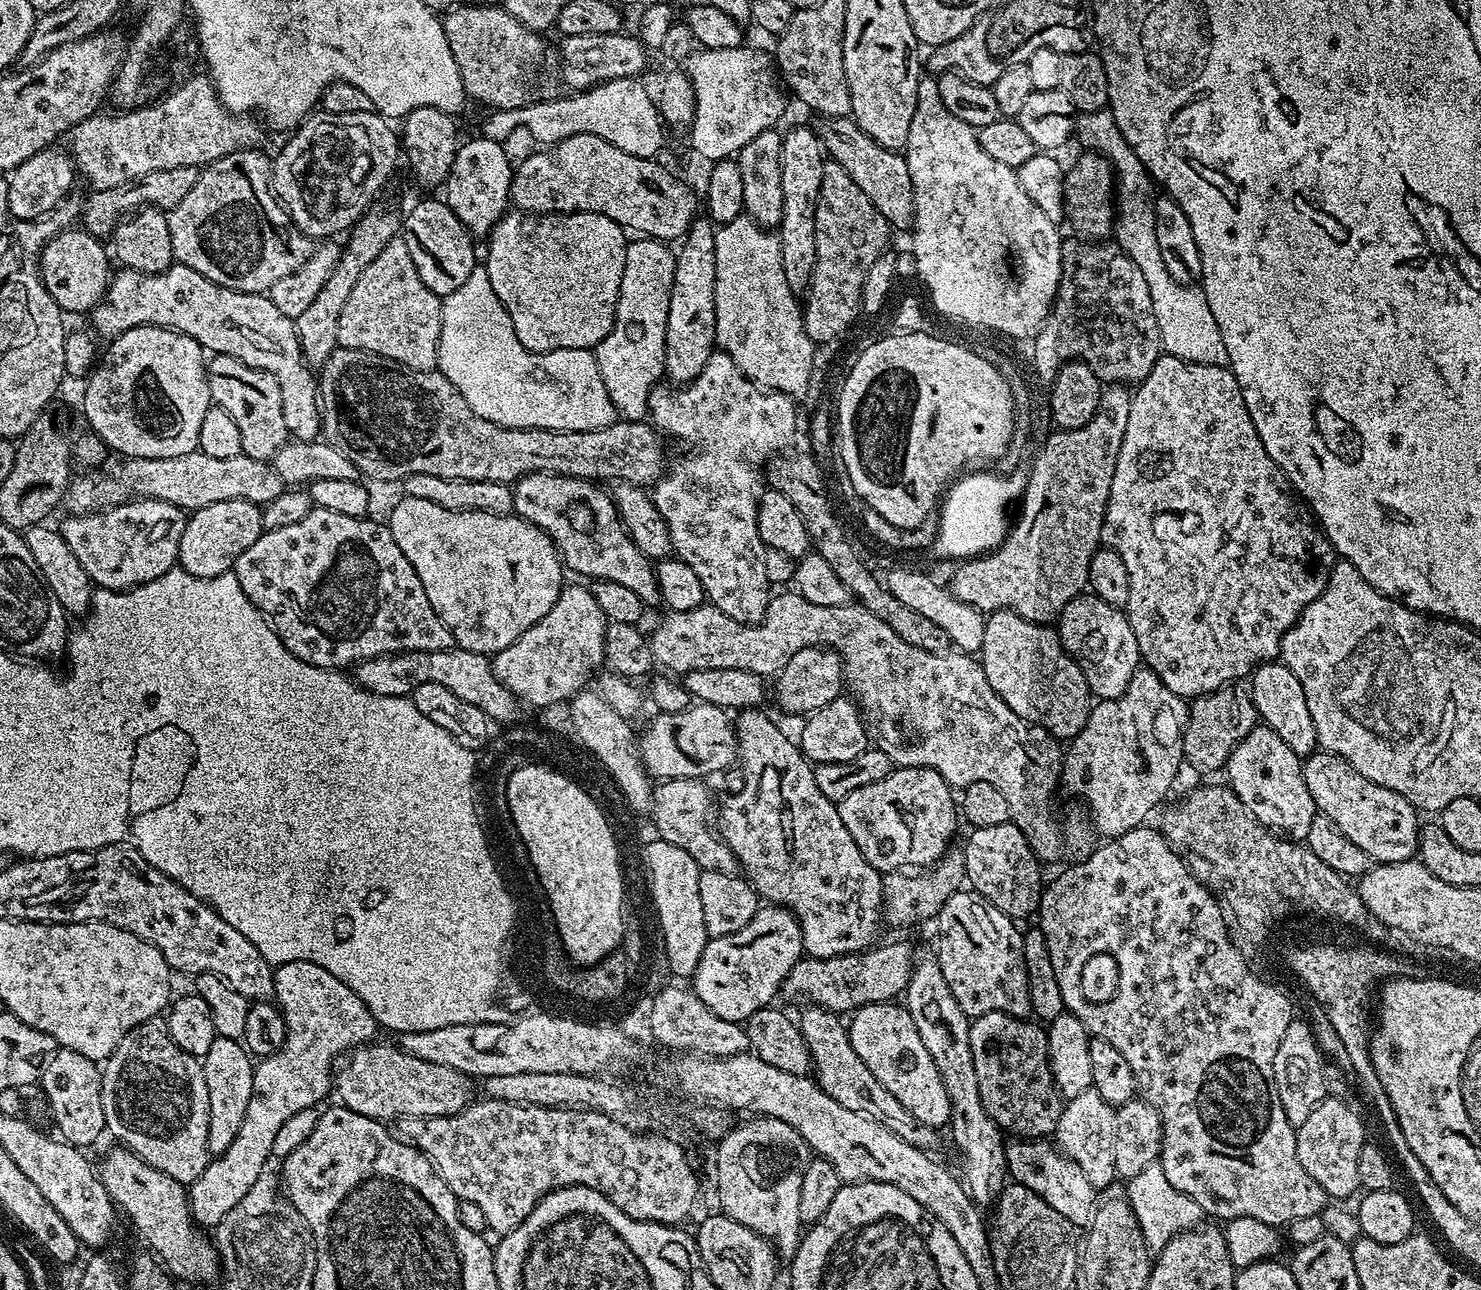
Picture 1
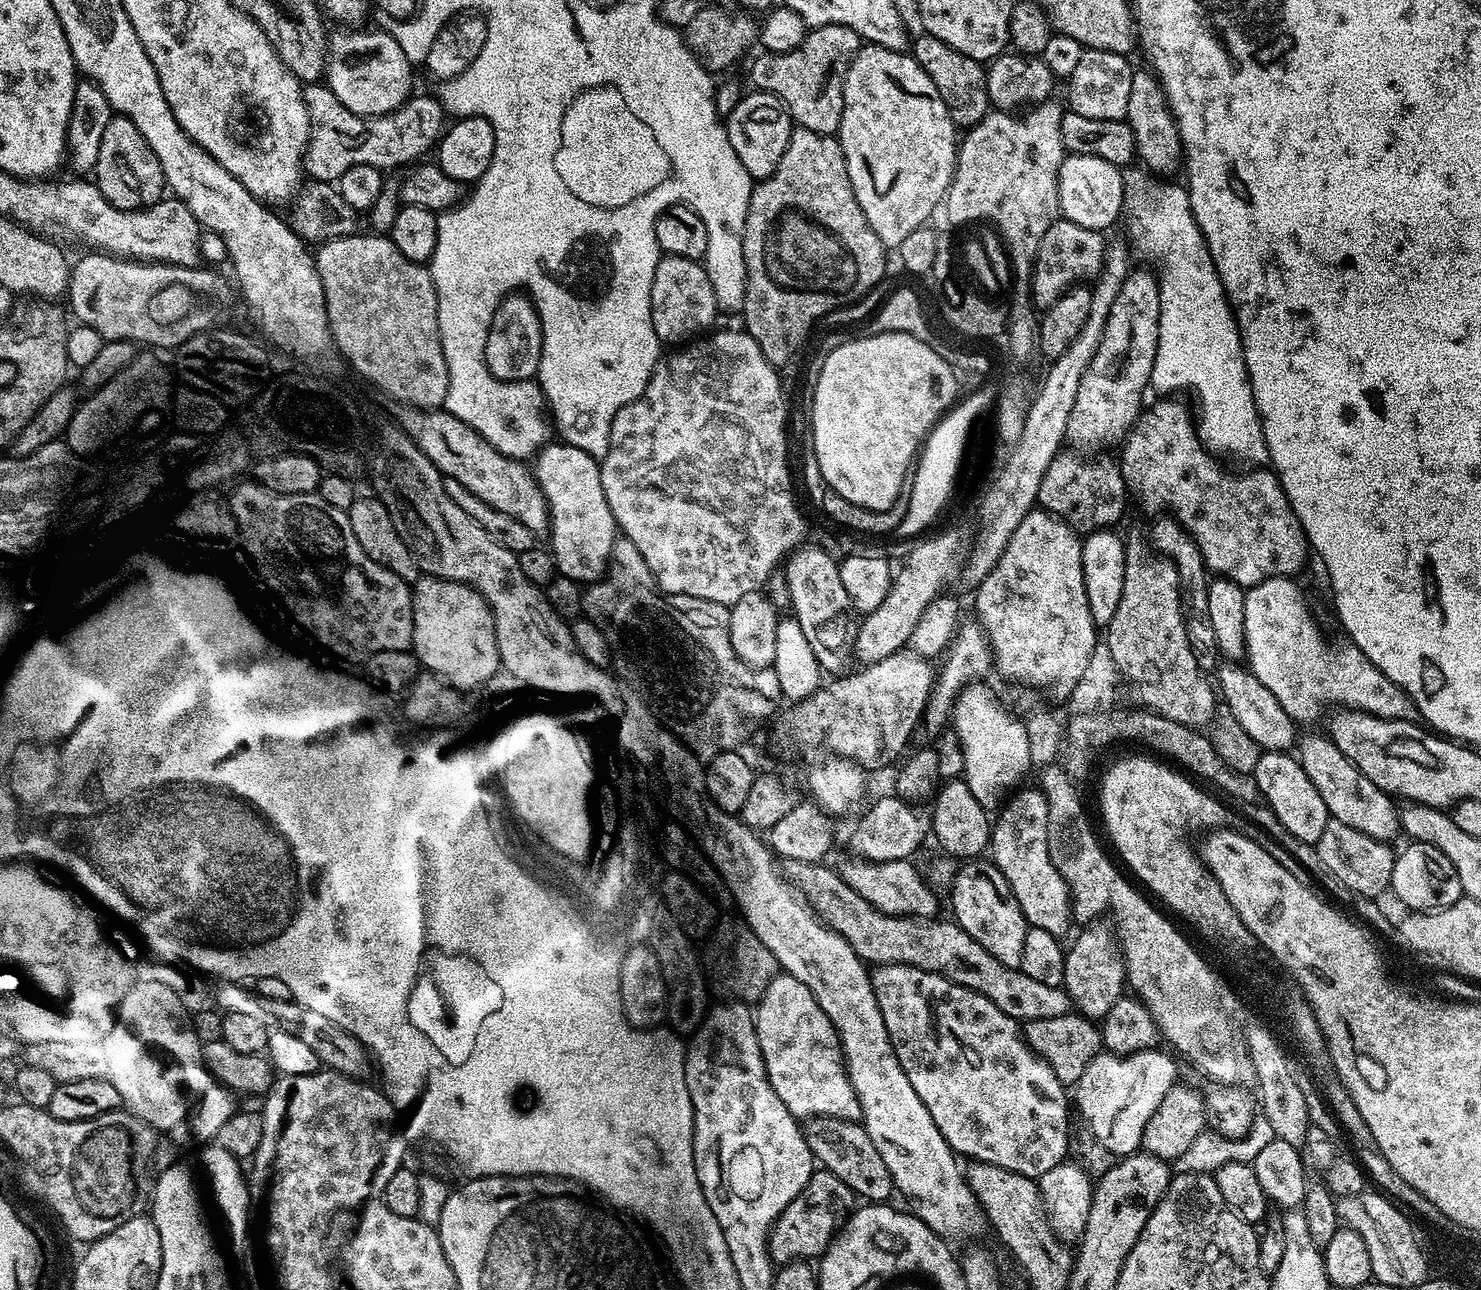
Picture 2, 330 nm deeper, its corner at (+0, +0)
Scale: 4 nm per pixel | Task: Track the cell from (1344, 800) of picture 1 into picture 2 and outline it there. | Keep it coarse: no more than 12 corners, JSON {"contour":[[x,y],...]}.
{"contour":[[1221,663],[1226,710],[1265,752],[1288,752],[1298,724],[1239,663]]}

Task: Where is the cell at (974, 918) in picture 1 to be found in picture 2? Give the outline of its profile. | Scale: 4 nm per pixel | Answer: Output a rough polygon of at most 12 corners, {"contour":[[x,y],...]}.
{"contour":[[859,854],[840,876],[891,916],[935,917],[937,889],[911,859]]}

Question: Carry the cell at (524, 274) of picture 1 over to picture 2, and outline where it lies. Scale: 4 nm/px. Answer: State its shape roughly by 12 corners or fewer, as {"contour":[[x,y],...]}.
{"contour":[[509,294],[492,313],[485,359],[498,379],[540,370],[537,305]]}

